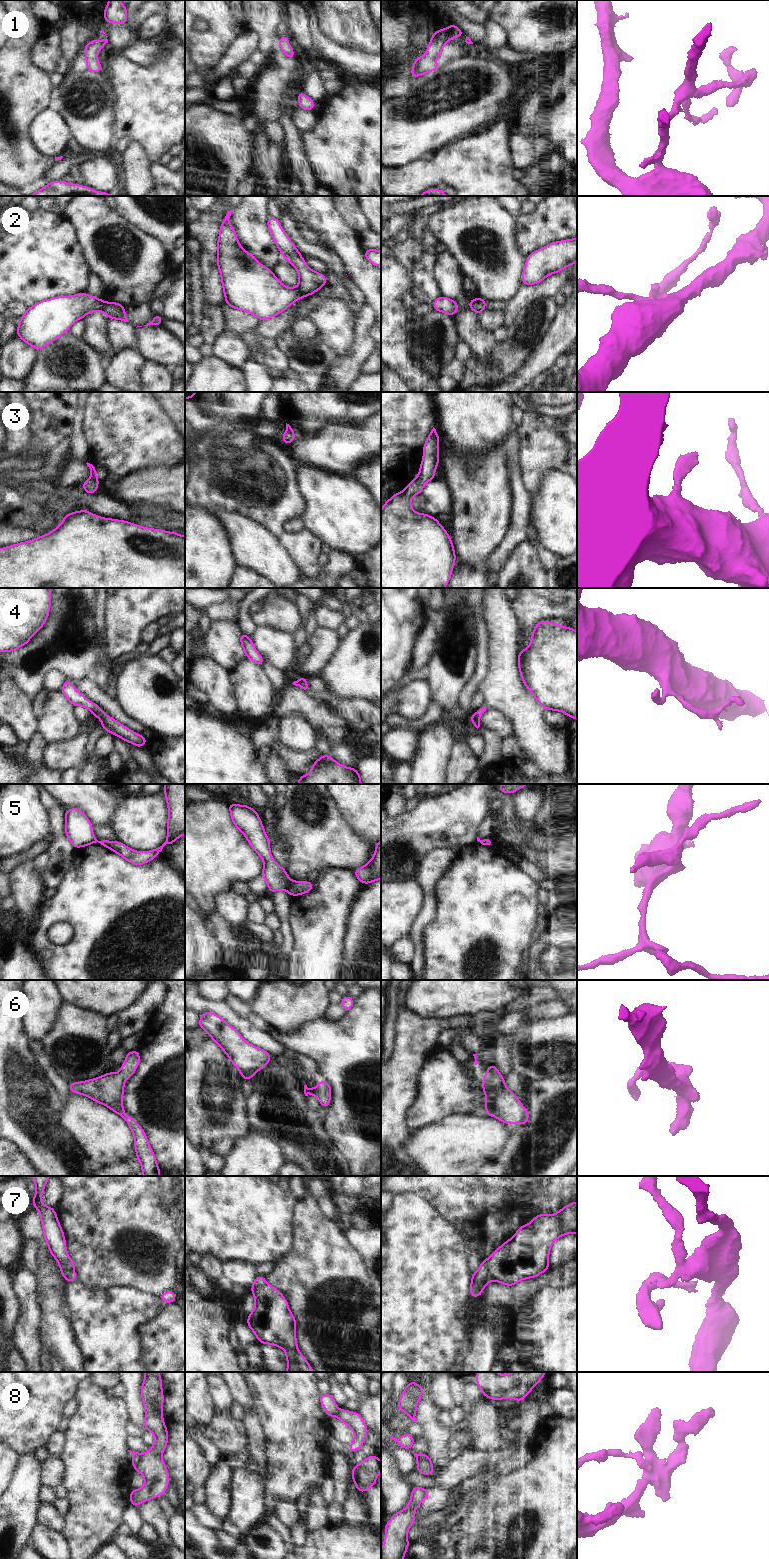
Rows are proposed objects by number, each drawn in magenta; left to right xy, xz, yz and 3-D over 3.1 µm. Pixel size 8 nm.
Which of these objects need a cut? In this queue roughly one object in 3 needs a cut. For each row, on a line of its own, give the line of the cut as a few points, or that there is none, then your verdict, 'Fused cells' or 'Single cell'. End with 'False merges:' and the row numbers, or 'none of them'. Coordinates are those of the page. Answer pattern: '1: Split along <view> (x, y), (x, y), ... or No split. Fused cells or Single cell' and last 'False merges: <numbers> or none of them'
1: No split. Single cell
2: Split along xz (296, 287), (303, 296). Fused cells
3: No split. Single cell
4: No split. Single cell
5: Split along xz (291, 881), (285, 889). Fused cells
6: No split. Single cell
7: Split along yz (489, 1257), (488, 1271), (493, 1279). Fused cells
8: Split along xy (141, 1454), (140, 1460), (134, 1468). Fused cells
False merges: 2, 5, 7, 8

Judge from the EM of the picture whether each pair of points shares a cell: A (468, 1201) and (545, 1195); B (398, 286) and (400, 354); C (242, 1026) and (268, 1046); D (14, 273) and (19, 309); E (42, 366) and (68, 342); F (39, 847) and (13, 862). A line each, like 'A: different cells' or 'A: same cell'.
A: same cell
B: same cell
C: same cell
D: different cells
E: same cell
F: same cell

